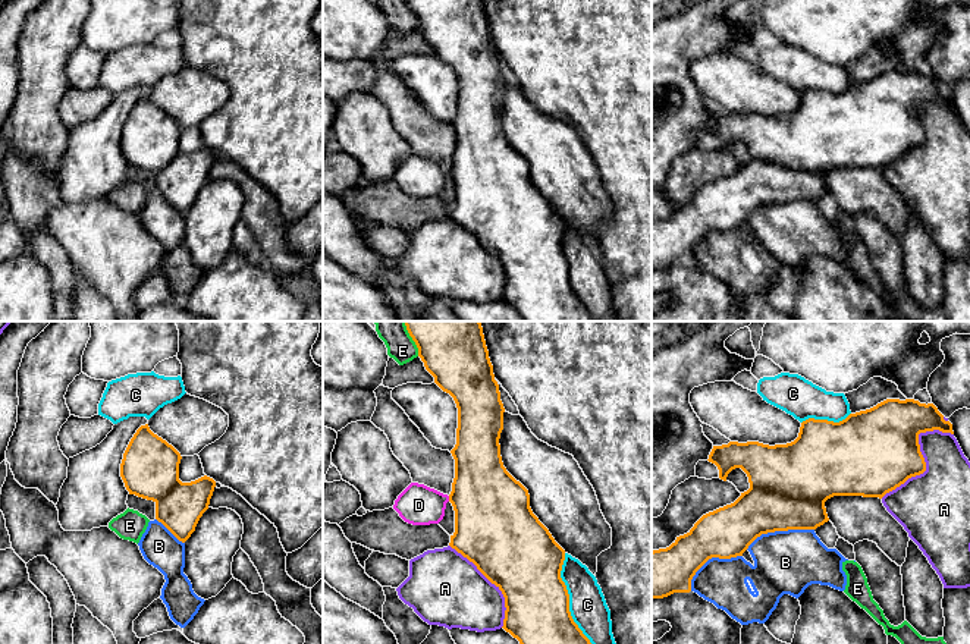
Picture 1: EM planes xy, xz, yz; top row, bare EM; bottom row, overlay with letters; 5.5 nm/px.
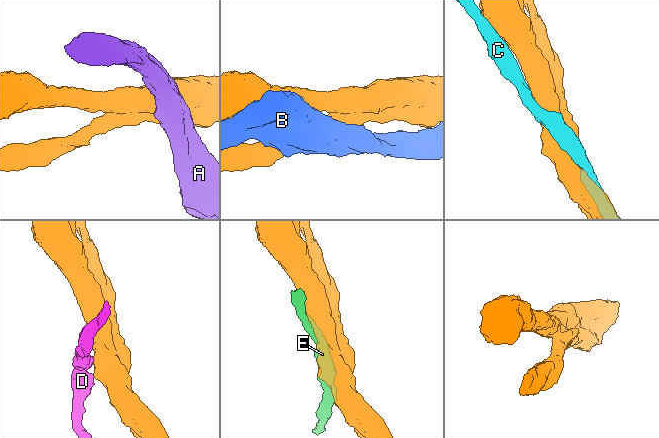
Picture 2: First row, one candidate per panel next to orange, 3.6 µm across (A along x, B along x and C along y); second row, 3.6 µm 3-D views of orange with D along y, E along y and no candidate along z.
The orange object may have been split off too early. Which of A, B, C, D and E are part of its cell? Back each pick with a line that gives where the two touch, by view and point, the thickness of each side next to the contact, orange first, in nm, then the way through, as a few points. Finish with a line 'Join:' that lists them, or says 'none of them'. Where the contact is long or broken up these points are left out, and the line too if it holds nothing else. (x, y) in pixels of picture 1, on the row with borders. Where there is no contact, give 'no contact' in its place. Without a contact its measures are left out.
Join: none of them

